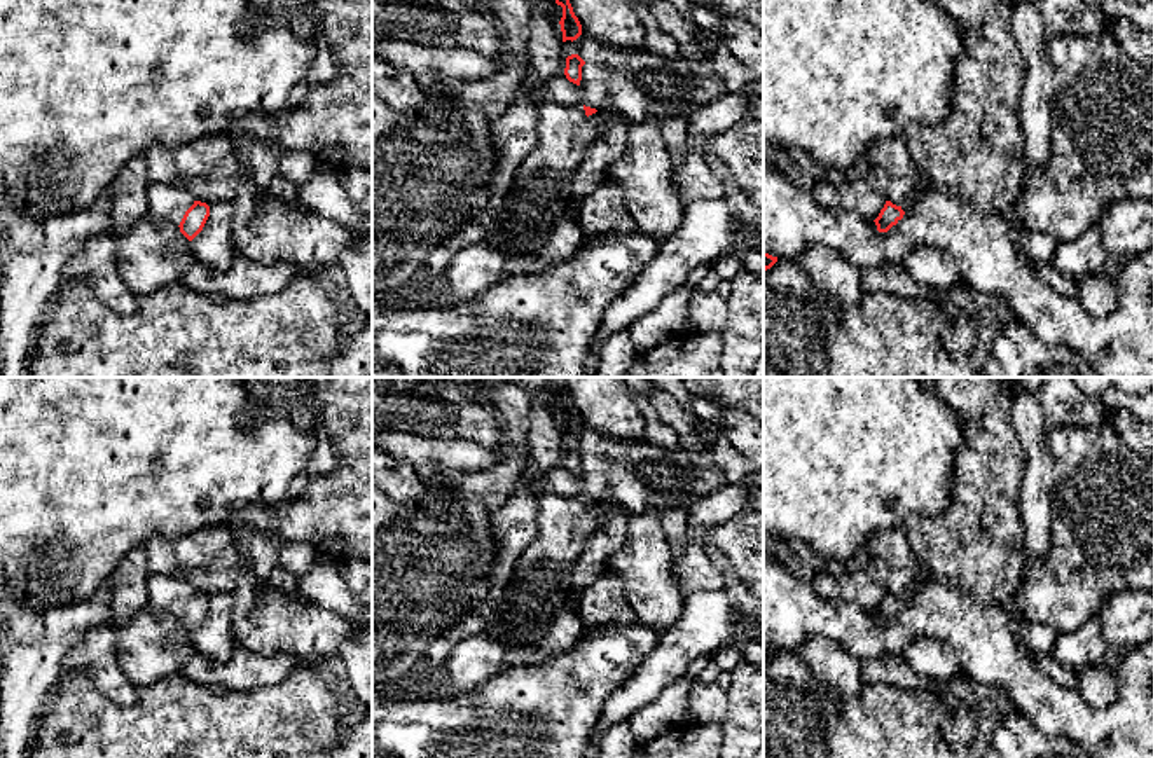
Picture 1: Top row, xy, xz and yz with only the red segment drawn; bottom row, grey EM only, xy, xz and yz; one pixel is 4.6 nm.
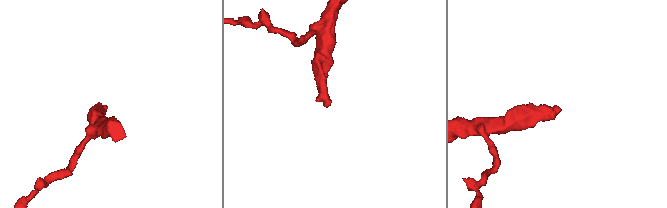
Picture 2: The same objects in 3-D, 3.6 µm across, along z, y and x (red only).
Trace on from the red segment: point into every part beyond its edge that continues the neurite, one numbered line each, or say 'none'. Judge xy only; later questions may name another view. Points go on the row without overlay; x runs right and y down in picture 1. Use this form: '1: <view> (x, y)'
1: xy (166, 591)

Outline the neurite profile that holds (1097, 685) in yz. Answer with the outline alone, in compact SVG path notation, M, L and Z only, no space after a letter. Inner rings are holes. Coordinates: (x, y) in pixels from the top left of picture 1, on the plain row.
M1111 662L1087 665L1076 671L1078 692L1092 707L1106 707L1118 695L1118 679Z

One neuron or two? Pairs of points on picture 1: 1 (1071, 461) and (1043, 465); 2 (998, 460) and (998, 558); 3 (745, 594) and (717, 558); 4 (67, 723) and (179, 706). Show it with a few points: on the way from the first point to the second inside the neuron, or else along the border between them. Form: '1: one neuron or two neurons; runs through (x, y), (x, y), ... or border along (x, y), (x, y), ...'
1: two neurons; border along (1047, 430), (1047, 446), (1052, 458), (1050, 503)
2: one neuron; runs through (994, 484), (994, 533)
3: one neuron; runs through (736, 585), (725, 566)
4: one neuron; runs through (95, 723), (151, 723)

